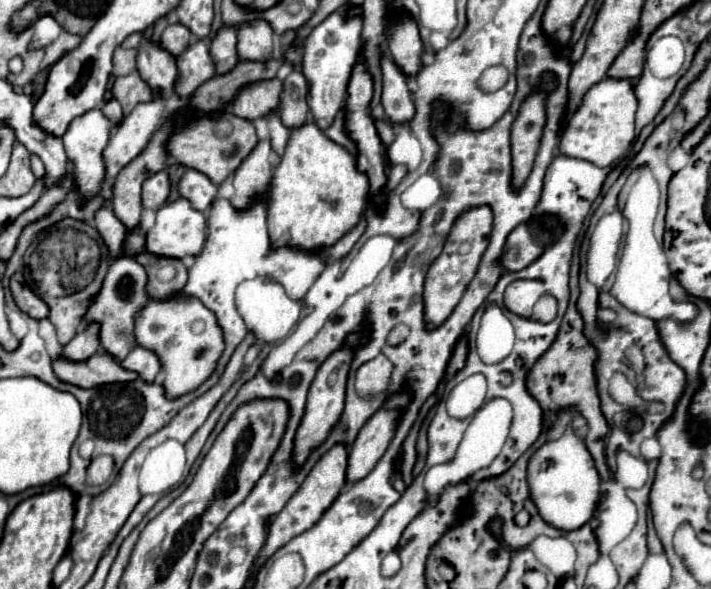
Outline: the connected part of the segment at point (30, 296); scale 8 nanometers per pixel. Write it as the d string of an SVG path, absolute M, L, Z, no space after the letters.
M21 273L11 275L9 289L11 289L11 295L13 295L17 307L19 307L21 311L25 311L29 317L33 317L33 319L43 319L43 317L47 317L49 307L25 285Z

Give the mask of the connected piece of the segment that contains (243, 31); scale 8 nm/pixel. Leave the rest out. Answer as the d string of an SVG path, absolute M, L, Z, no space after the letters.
M255 19L239 25L237 53L243 61L265 61L273 55L273 29L267 21Z

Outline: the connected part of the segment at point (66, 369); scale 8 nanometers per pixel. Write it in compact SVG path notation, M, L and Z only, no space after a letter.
M105 351L95 353L95 357L87 361L67 361L67 357L57 355L53 357L53 371L61 381L83 389L117 381L135 381L139 377L135 371L123 369L121 363Z

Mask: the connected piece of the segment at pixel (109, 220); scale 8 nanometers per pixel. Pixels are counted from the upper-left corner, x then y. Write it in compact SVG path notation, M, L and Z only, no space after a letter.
M101 207L95 213L95 221L93 223L95 223L95 227L99 229L103 241L109 247L111 259L117 259L121 255L121 245L123 245L123 239L127 235L125 225L115 217L115 213L109 207Z

